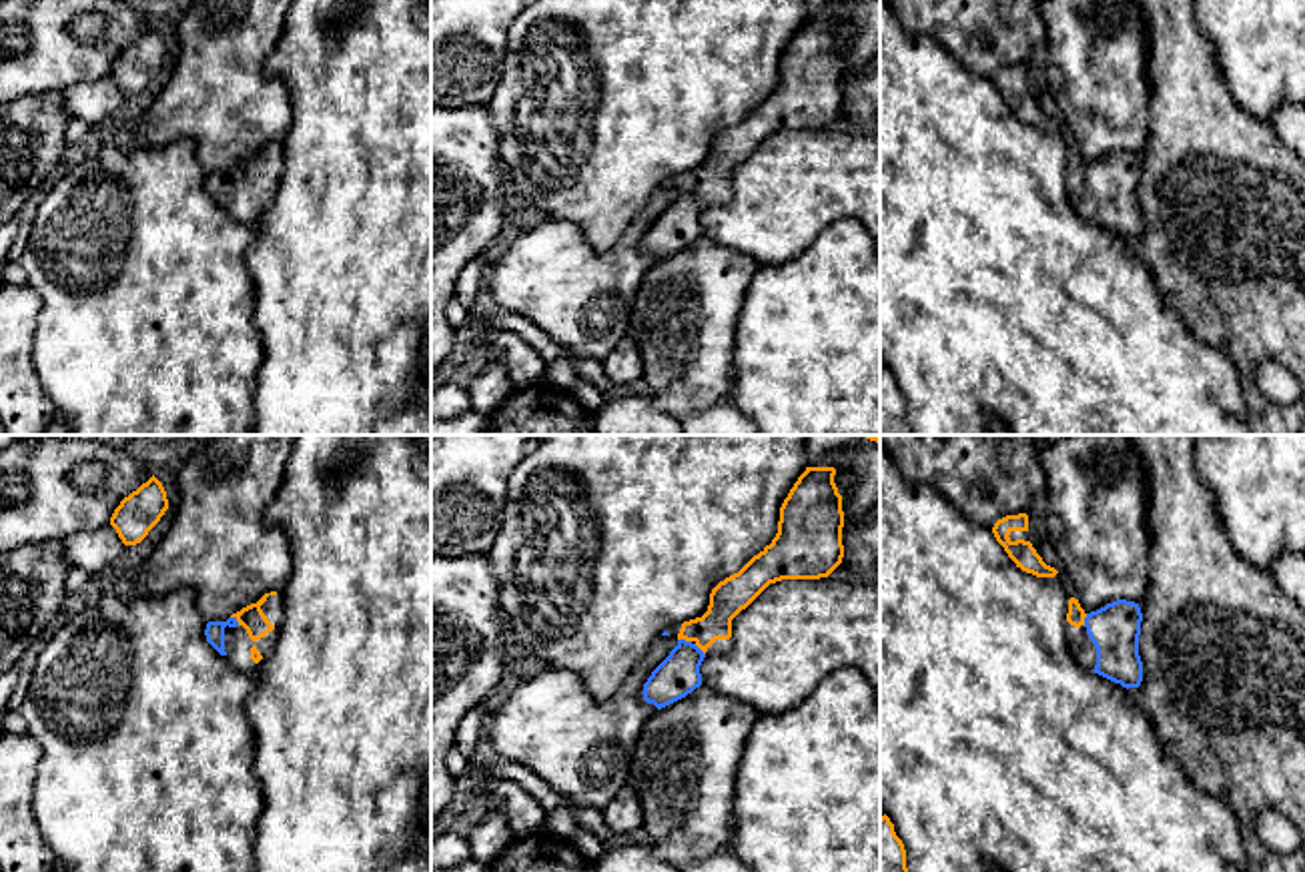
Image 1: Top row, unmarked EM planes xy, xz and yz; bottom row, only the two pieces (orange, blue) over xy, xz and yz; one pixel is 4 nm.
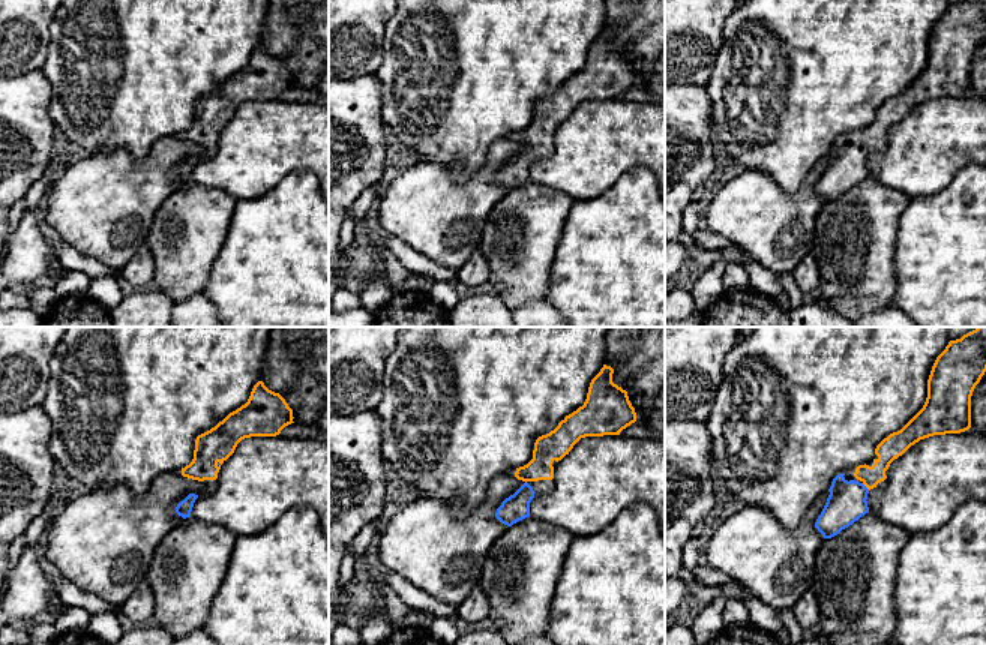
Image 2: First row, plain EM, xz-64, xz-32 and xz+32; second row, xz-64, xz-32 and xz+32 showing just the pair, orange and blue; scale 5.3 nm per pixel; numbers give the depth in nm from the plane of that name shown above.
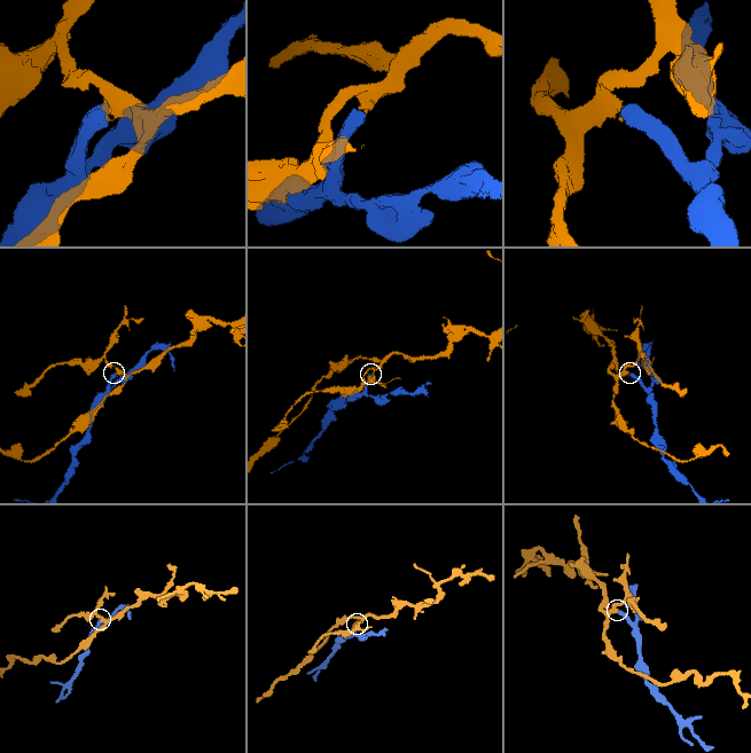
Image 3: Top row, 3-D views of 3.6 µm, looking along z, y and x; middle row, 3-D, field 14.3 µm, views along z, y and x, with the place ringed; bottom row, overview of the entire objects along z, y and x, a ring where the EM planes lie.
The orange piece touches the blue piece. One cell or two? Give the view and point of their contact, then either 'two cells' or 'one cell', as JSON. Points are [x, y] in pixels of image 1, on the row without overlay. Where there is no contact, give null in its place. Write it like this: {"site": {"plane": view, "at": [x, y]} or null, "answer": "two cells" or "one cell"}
{"site": {"plane": "xz", "at": [684, 189]}, "answer": "one cell"}

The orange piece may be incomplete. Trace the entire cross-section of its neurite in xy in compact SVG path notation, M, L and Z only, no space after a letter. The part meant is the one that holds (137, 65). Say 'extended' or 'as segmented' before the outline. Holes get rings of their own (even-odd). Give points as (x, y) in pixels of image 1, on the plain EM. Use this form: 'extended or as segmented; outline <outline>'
as segmented; outline M152 26L136 42L120 52L110 68L124 96L140 94L168 60L162 34Z

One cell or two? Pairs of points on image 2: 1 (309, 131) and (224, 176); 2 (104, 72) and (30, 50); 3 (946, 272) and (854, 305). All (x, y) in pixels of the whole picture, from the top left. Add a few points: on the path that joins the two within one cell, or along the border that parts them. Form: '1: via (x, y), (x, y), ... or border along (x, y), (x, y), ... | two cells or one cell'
1: via (288, 135), (267, 140), (245, 162) | one cell
2: border along (53, 20), (50, 24), (47, 59), (41, 68) | two cells
3: border along (895, 255), (895, 297), (892, 305) | two cells

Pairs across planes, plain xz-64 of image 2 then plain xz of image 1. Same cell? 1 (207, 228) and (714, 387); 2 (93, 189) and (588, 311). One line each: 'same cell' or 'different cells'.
1: same cell
2: same cell

